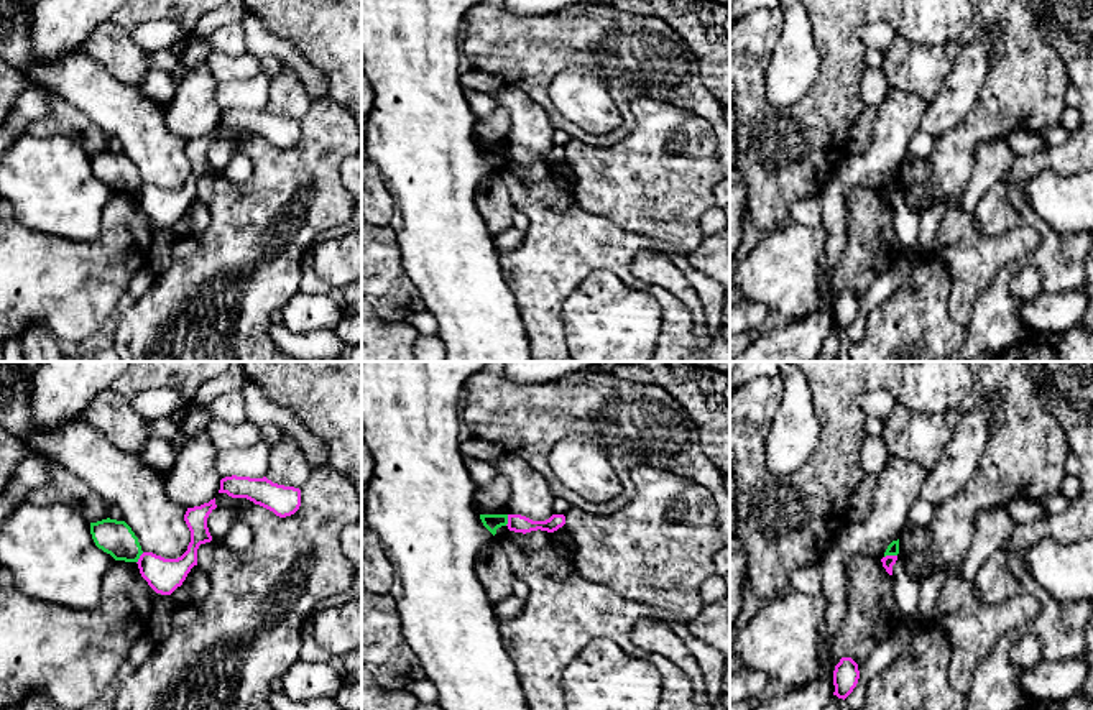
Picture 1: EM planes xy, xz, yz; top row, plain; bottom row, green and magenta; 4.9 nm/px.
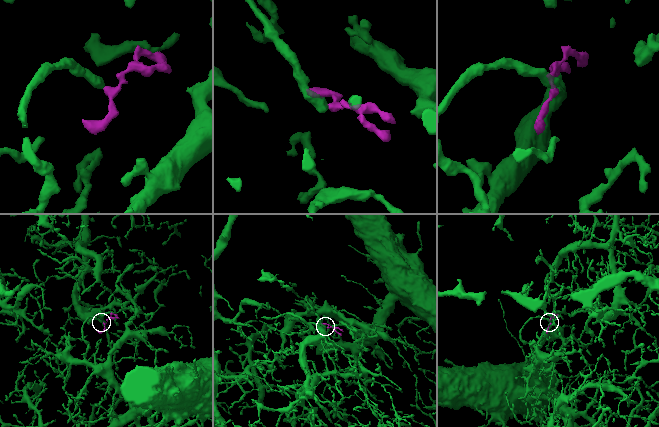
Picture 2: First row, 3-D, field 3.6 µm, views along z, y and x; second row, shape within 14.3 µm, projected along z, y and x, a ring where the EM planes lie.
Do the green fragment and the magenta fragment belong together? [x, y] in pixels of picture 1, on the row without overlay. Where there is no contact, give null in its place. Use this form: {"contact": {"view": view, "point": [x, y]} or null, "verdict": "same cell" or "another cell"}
{"contact": {"view": "yz", "point": [890, 186]}, "verdict": "another cell"}

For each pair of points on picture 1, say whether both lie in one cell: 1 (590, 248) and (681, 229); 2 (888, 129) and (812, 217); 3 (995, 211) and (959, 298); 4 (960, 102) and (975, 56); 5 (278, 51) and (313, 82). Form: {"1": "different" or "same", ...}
{"1": "different", "2": "different", "3": "different", "4": "same", "5": "same"}

